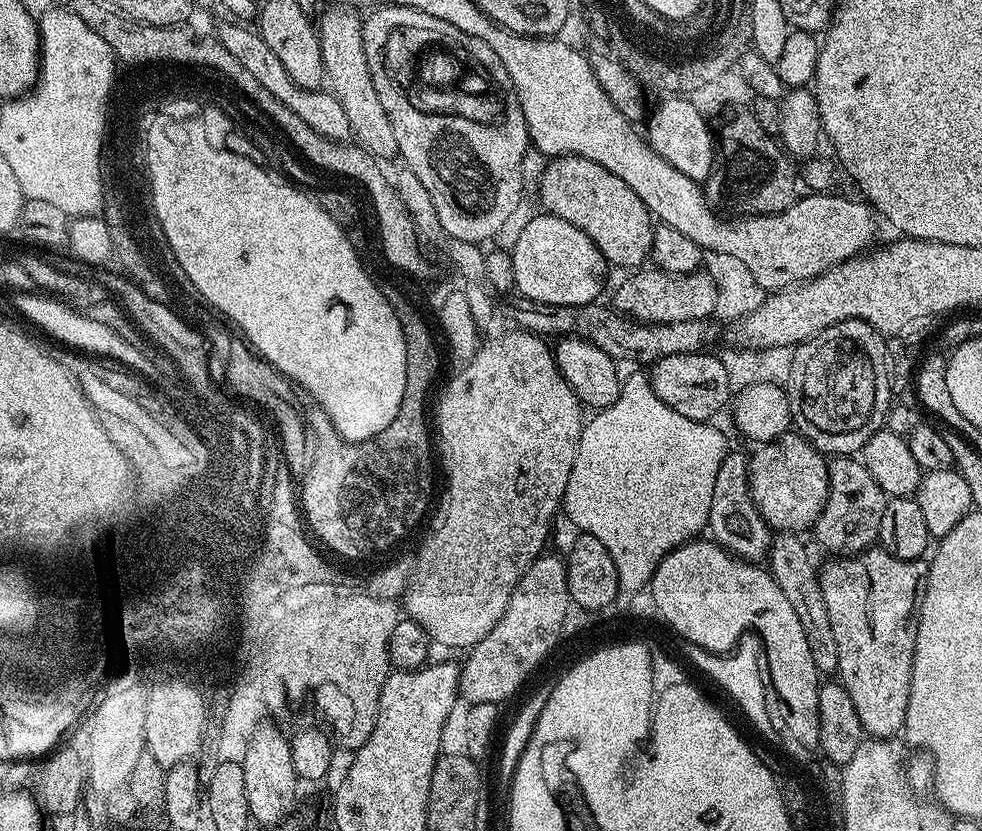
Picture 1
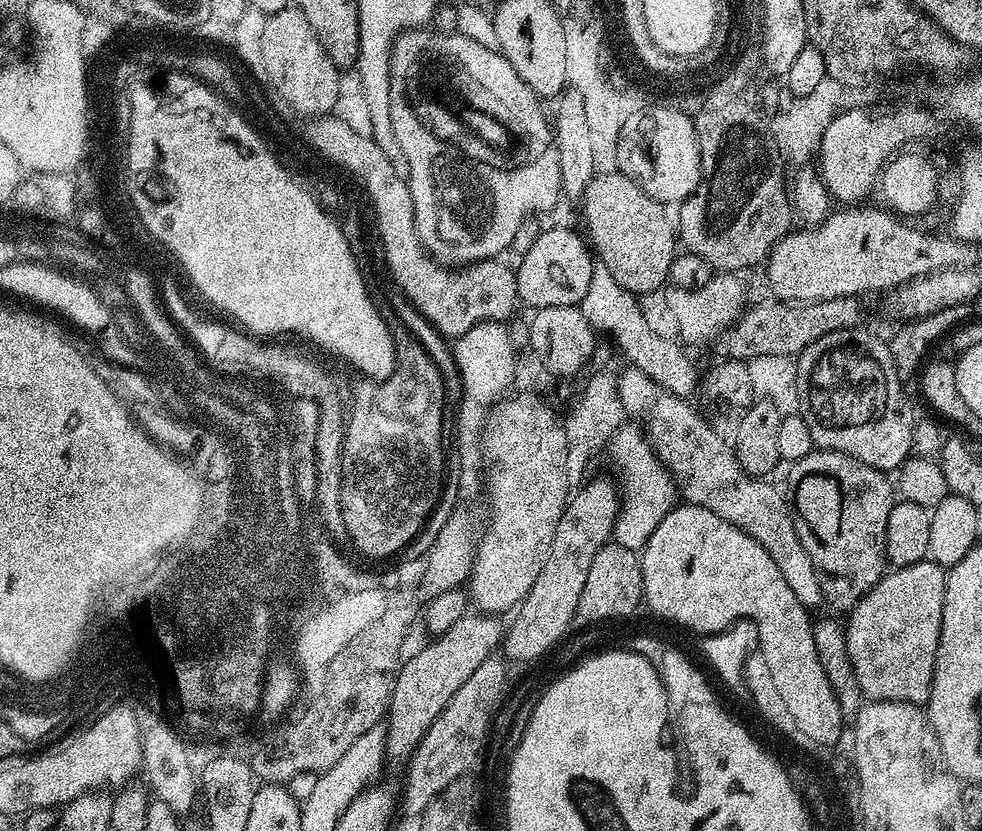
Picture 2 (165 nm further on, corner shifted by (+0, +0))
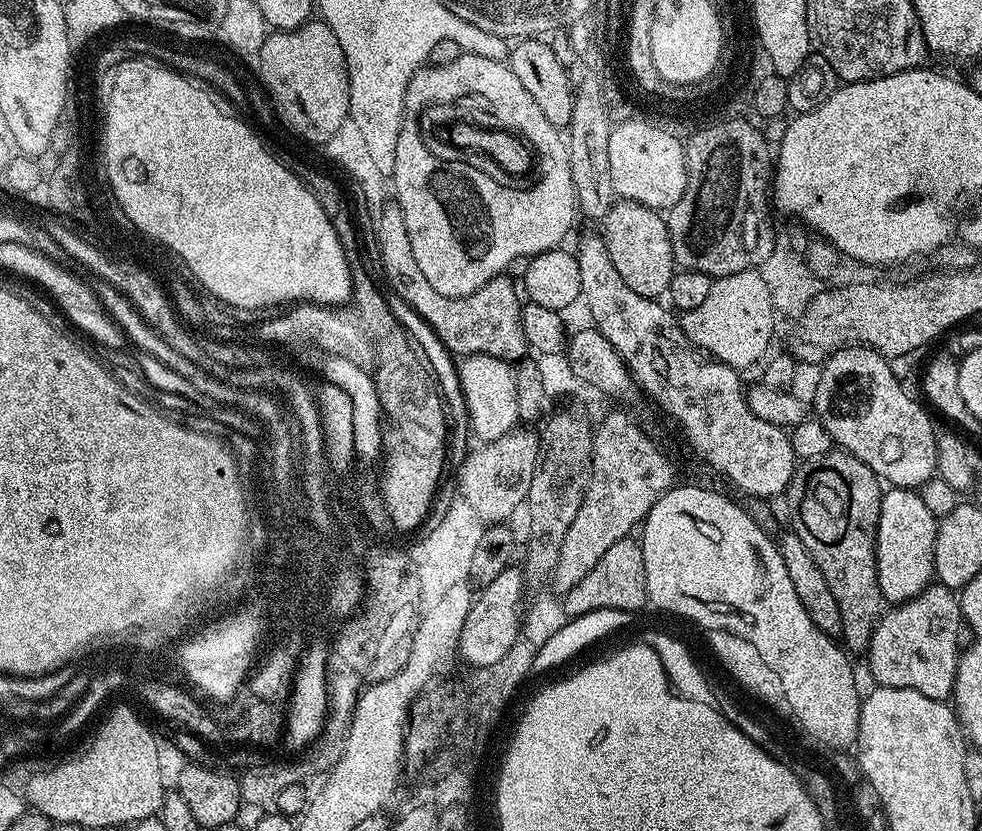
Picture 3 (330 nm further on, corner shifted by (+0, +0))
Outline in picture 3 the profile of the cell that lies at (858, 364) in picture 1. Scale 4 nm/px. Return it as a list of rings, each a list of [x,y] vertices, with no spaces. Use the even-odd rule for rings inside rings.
[[[849,346],[823,361],[814,412],[826,426],[833,445],[870,466],[885,485],[919,490],[936,475],[938,428],[928,417],[929,409],[916,402],[902,390],[883,354],[872,348]]]

